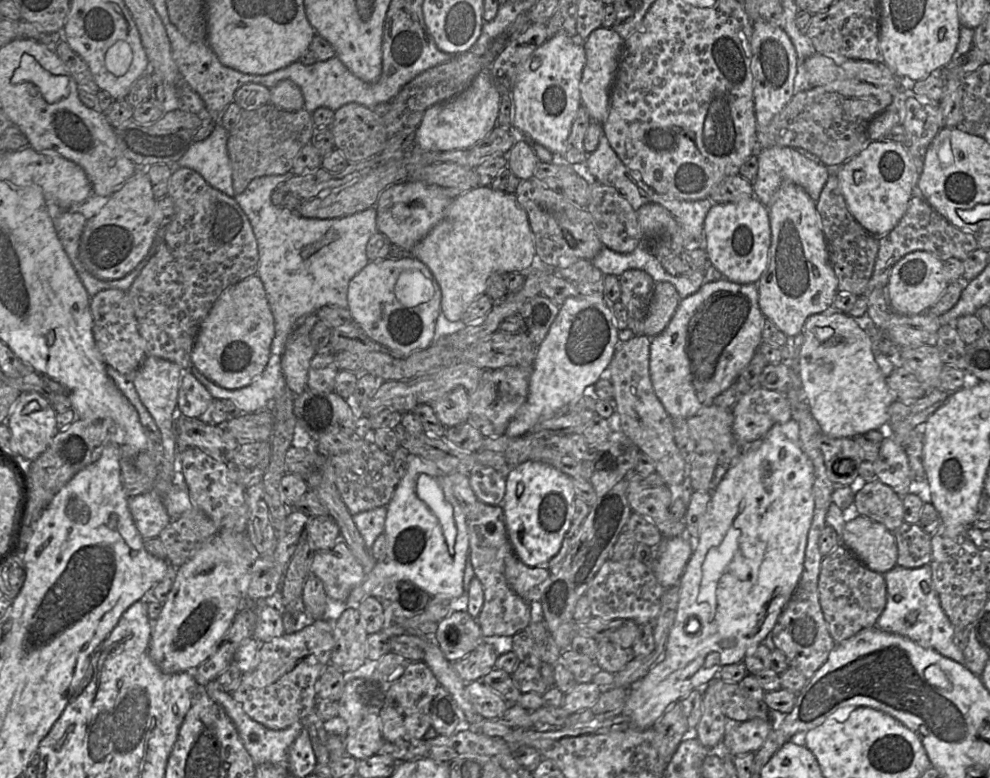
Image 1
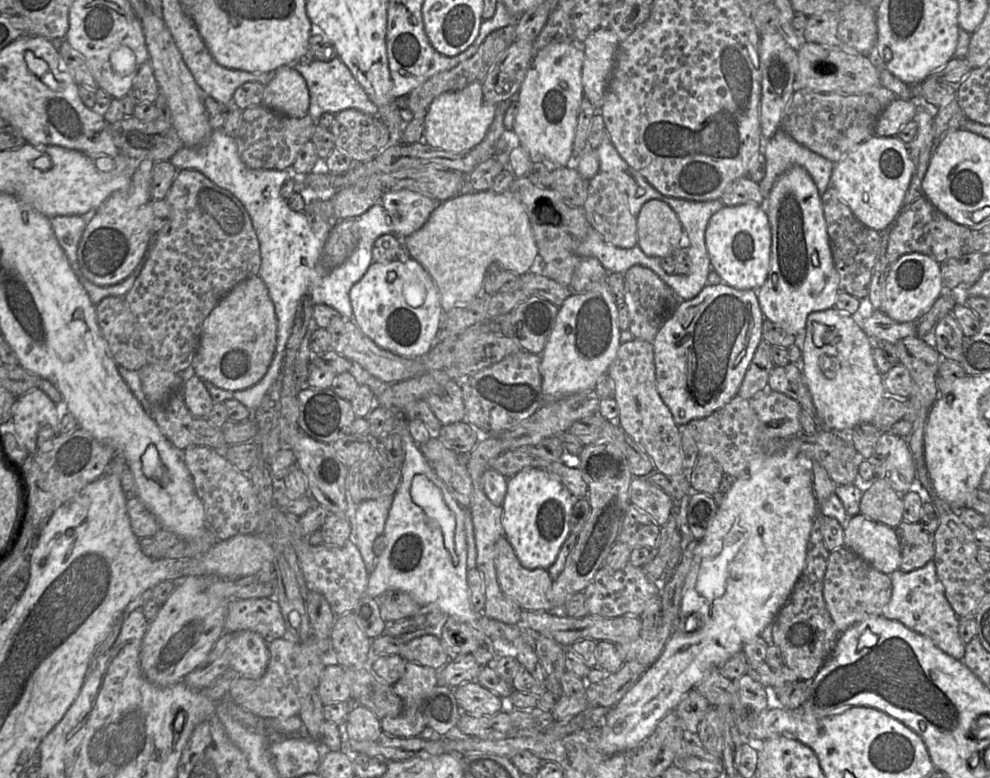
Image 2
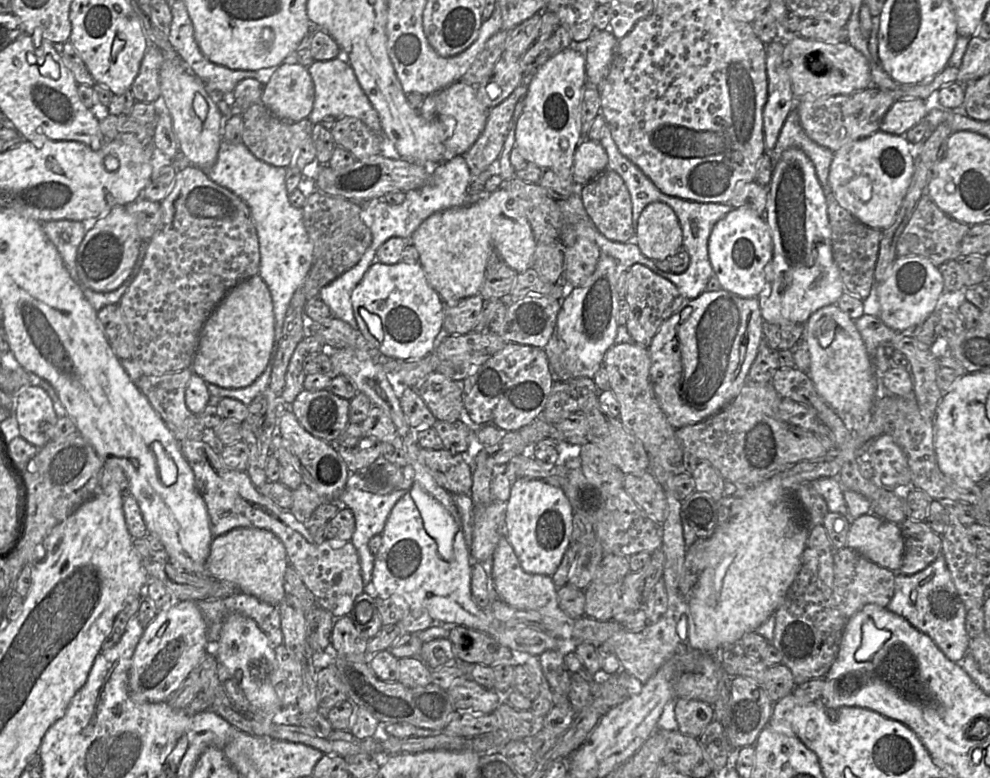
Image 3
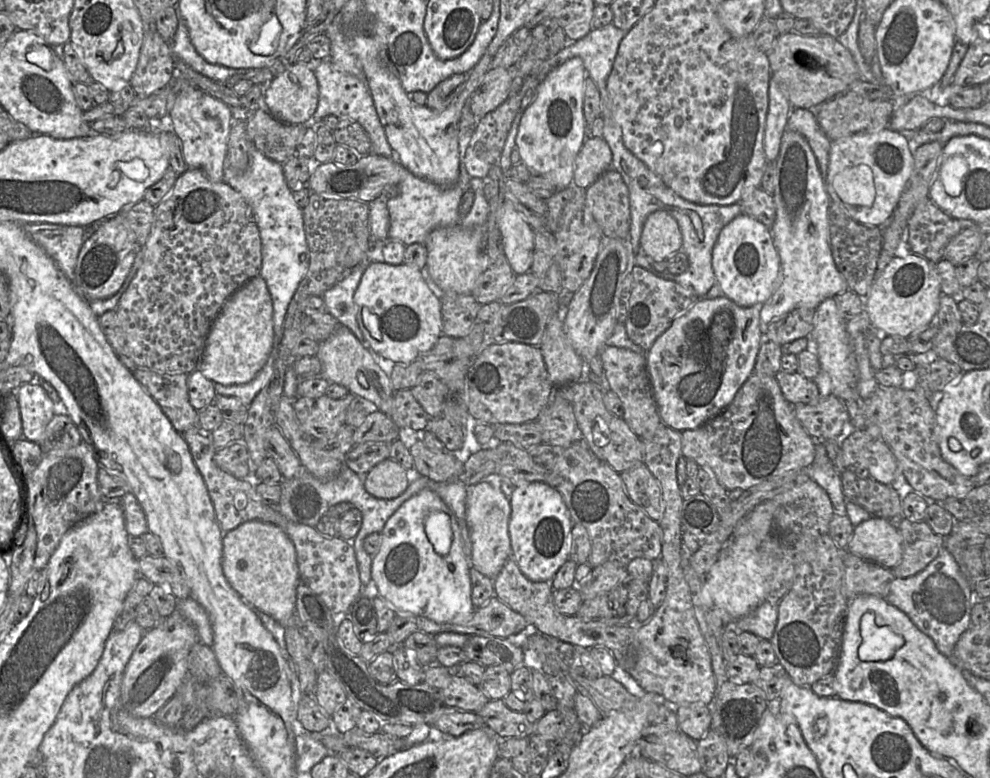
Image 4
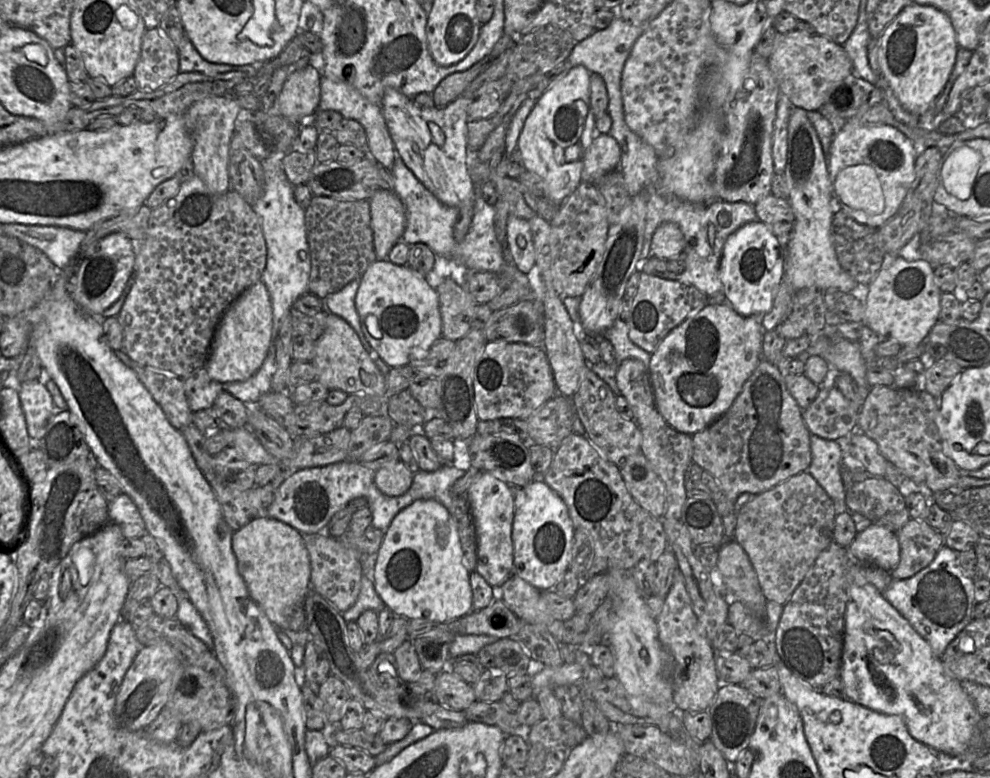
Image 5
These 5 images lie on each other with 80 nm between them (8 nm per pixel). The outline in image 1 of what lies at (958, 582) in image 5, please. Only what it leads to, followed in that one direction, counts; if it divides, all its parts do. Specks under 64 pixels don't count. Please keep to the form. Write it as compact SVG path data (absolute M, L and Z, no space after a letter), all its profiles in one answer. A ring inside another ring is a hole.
M897 564L883 576L887 585L887 603L876 627L905 636L924 648L933 649L944 657L965 665L964 651L953 641L955 626L942 609L934 588L930 564L918 568L904 568Z

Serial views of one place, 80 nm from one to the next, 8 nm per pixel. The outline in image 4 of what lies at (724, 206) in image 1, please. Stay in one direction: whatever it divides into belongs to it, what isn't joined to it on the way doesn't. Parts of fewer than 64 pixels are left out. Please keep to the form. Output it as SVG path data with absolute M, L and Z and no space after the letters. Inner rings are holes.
M740 214L720 231L712 249L712 268L724 296L741 307L761 306L772 295L779 273L779 256L771 230Z

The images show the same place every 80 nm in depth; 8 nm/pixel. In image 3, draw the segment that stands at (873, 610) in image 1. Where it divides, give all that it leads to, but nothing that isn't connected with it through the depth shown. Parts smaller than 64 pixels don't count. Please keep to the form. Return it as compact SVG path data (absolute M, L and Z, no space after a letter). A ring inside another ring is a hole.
M848 547L835 550L833 594L838 609L849 619L867 604L888 606L894 594L896 572L872 562Z

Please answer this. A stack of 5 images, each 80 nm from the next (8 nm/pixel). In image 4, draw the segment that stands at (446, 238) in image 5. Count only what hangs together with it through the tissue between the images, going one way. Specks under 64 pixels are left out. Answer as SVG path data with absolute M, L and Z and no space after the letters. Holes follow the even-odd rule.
M464 157L460 160L458 180L449 187L437 185L408 172L397 184L400 188L399 195L387 200L390 218L387 240L397 240L406 246L414 243L424 244L432 230L458 225L460 200L464 192L470 188L471 178L464 163Z

